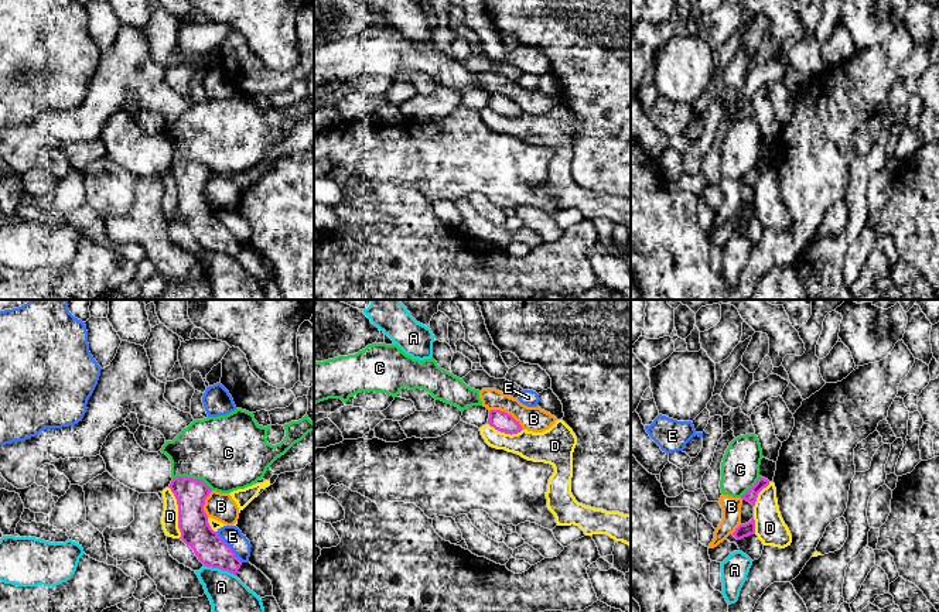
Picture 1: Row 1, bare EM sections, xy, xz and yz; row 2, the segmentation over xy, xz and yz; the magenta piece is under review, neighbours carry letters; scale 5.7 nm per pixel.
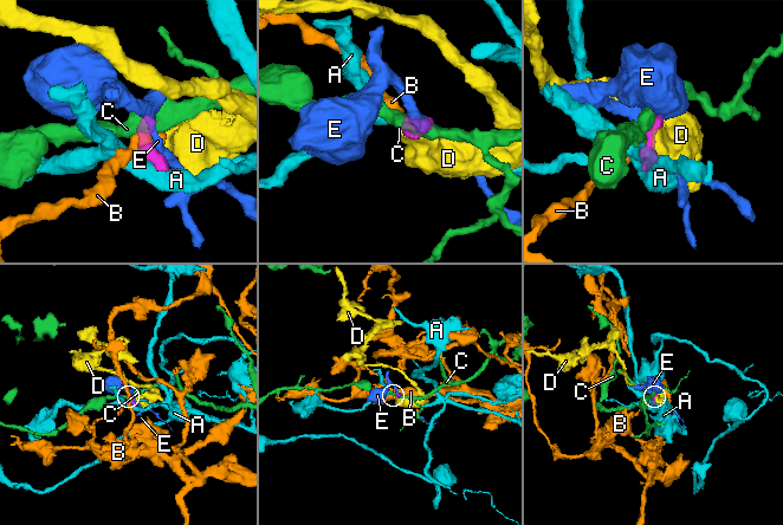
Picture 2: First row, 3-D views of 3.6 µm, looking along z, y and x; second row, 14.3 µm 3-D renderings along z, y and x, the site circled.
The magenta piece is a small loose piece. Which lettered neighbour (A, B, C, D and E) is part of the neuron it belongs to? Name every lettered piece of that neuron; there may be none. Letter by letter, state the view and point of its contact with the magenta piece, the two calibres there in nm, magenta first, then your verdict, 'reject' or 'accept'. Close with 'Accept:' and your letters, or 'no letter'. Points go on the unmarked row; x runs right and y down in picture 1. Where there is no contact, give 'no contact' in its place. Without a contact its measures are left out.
A: xy (219, 252) | 180/260 nm | reject
B: xz (506, 96) | 120/140 nm | reject
C: xy (193, 161) | 180/420 nm | reject
D: xy (178, 195) | 180/100 nm | accept
E: xy (229, 231) | 180/110 nm | reject
Accept: D

